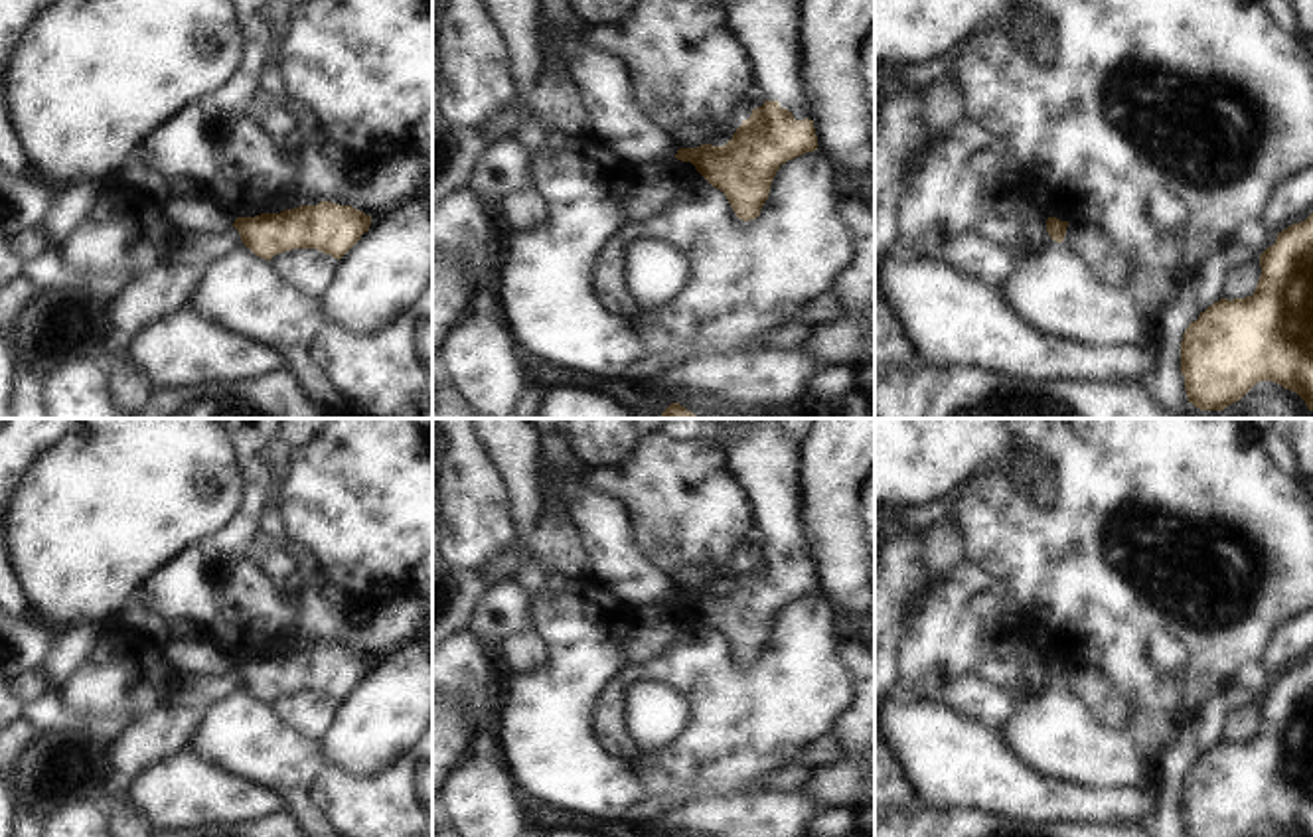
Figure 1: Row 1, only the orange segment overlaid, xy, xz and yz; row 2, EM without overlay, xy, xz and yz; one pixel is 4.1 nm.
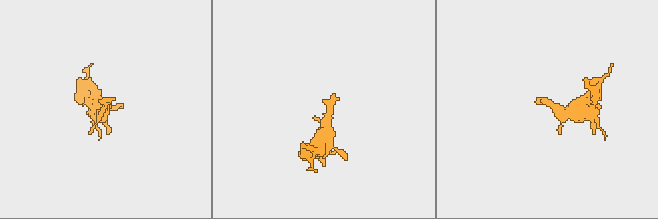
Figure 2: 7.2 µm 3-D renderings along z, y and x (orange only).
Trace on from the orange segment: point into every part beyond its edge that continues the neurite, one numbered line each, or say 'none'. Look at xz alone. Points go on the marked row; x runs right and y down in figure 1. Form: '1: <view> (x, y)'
1: xz (769, 30)

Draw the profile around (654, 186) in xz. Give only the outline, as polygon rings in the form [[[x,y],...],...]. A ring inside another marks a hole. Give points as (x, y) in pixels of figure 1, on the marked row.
[[[673,160],[638,166],[634,184],[624,193],[628,223],[644,223],[661,213],[679,188],[679,168]]]

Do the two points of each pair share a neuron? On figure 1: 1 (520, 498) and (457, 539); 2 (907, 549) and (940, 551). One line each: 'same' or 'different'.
1: different
2: different

